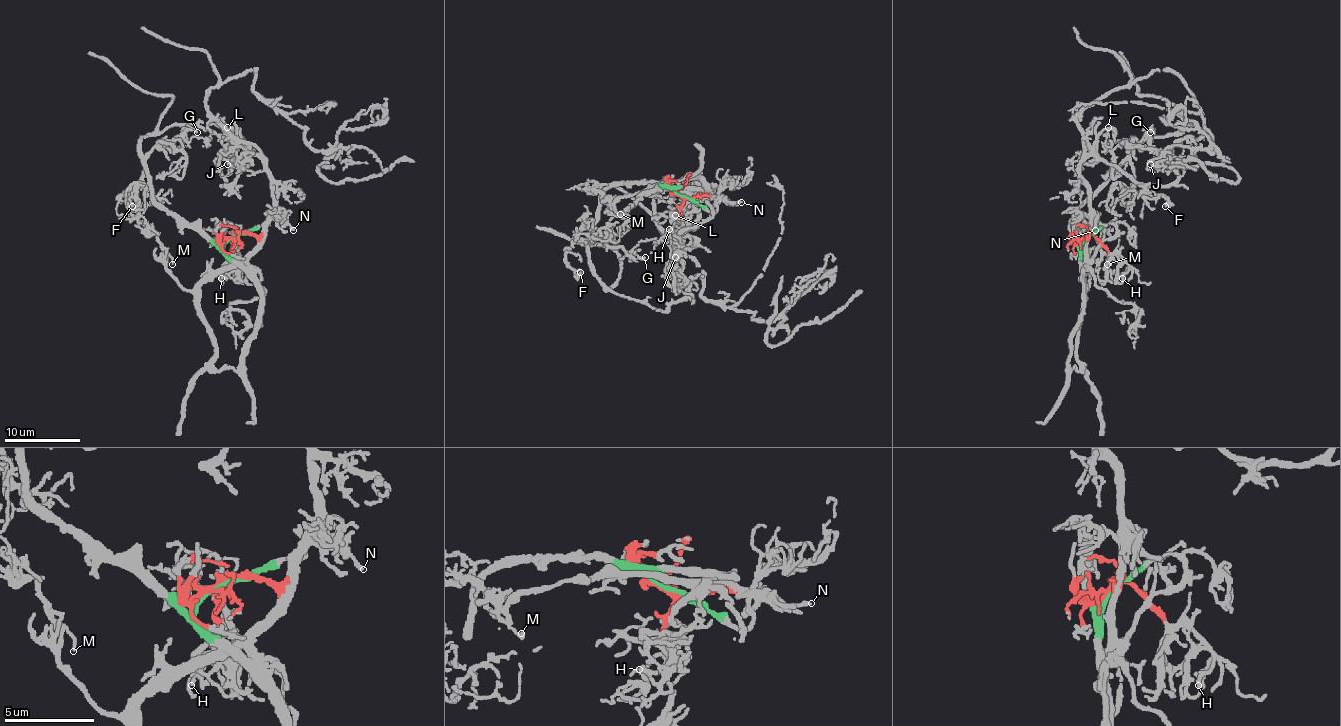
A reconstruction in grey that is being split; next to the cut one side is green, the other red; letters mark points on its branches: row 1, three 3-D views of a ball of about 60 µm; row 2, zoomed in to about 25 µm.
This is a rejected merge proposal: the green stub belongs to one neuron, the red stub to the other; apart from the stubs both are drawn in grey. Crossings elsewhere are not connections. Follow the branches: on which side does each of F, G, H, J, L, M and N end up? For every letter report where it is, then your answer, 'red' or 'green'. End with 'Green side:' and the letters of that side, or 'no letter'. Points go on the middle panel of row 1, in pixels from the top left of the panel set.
F: at (580, 272); green
G: at (645, 257); green
H: at (669, 229); red
J: at (675, 257); red
L: at (675, 215); red
M: at (620, 214); red
N: at (741, 202); red
Green side: F, G

